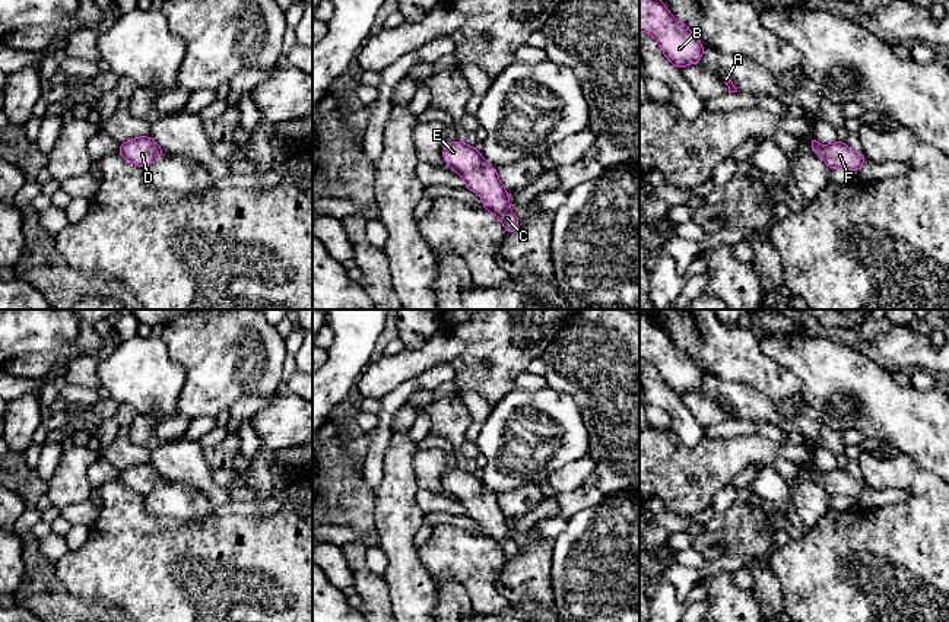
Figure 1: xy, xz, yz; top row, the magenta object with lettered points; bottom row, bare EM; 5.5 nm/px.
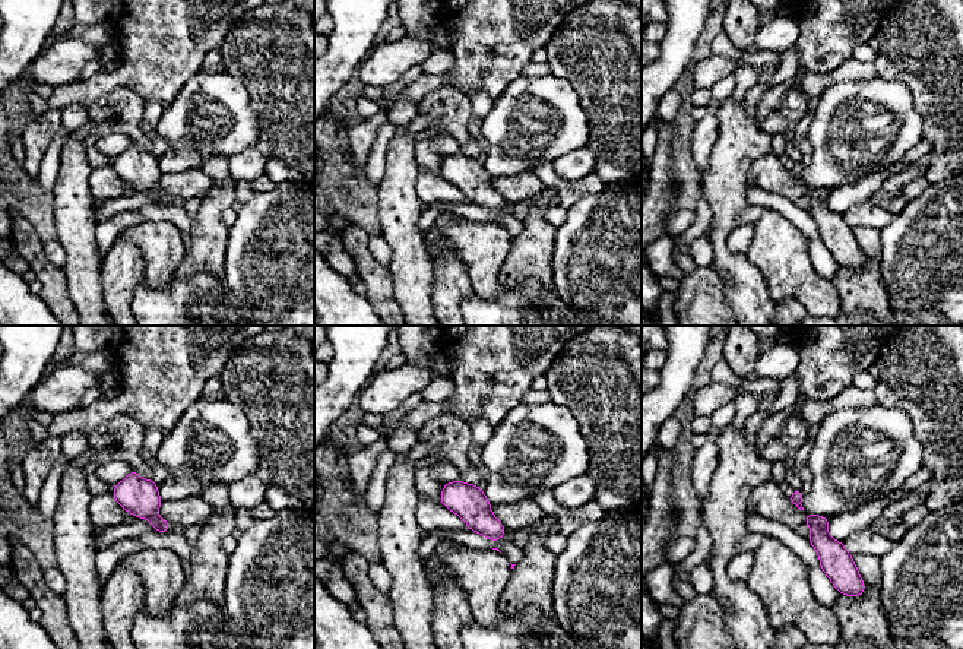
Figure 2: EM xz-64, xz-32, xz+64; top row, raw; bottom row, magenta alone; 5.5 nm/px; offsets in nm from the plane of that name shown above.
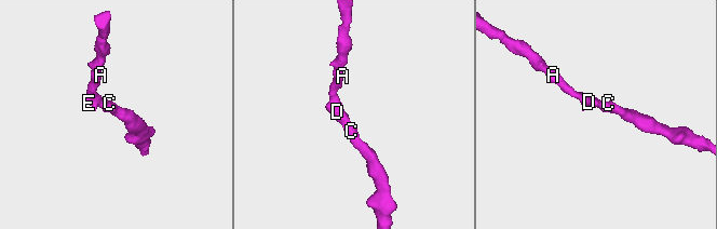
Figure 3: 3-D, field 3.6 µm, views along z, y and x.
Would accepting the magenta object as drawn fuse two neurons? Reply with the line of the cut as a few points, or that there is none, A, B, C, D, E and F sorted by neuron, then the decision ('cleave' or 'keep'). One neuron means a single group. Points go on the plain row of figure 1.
no cut; A B C D E F; keep

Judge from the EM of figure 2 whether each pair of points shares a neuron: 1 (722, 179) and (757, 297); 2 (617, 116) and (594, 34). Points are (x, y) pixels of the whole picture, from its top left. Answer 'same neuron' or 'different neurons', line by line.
1: same neuron
2: same neuron

